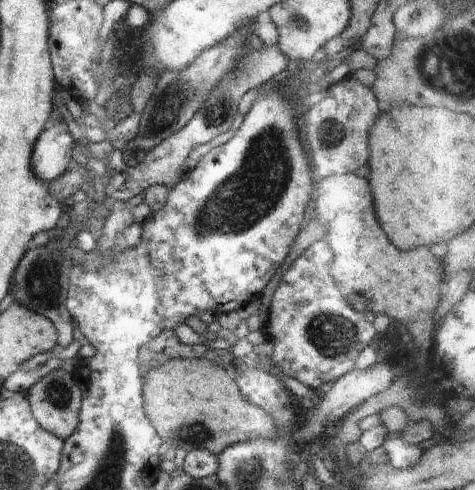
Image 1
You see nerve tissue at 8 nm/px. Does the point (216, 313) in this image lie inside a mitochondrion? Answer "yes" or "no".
no

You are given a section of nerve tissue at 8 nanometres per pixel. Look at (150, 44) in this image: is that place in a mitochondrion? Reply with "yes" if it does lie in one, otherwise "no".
no

